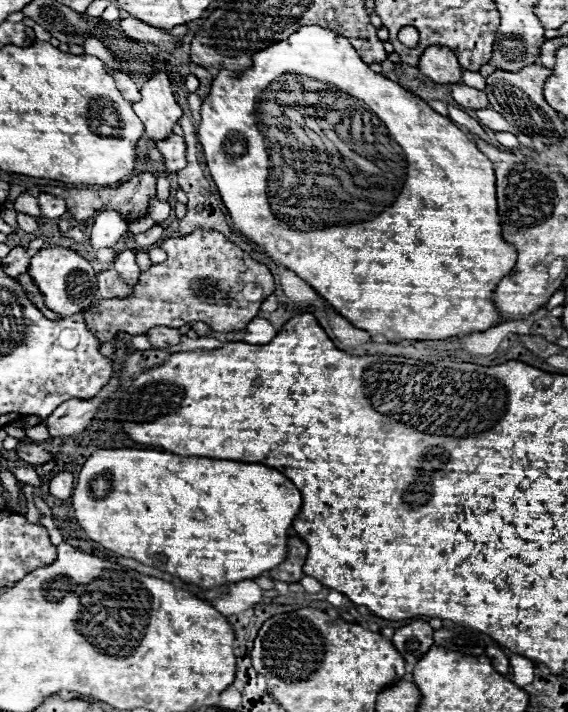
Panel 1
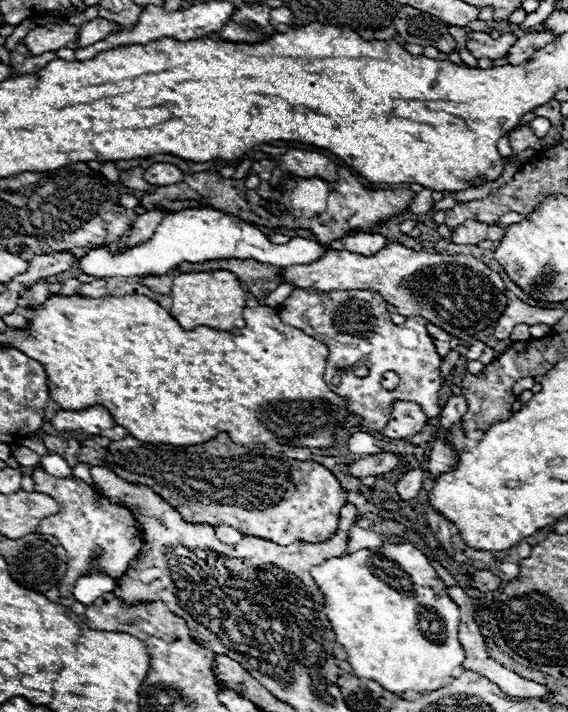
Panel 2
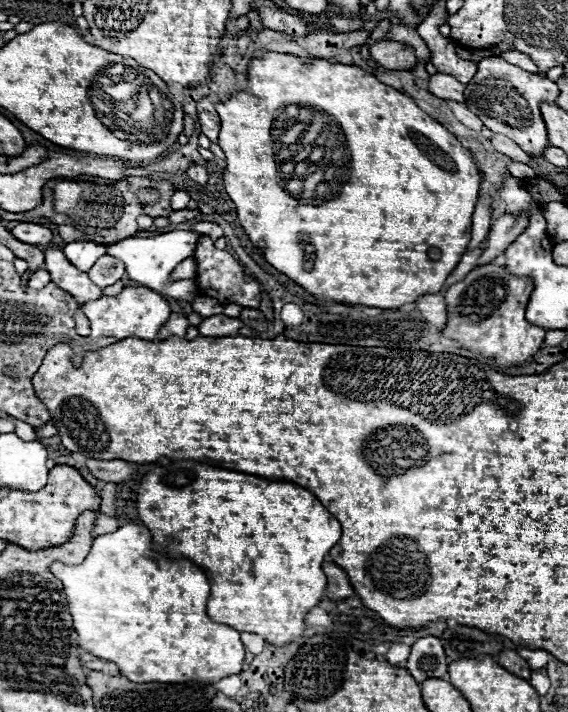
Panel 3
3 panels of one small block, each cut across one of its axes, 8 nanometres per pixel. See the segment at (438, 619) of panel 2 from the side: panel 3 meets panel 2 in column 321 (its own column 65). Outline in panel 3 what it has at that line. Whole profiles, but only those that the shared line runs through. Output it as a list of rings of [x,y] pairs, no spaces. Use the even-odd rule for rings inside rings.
[[[124,524],[120,526],[116,532],[110,532],[110,534],[102,534],[98,536],[98,540],[94,540],[86,560],[78,566],[70,566],[70,564],[62,564],[62,562],[54,562],[52,564],[52,574],[56,578],[62,580],[64,584],[64,592],[68,596],[68,606],[70,606],[70,614],[74,618],[74,630],[78,632],[78,644],[80,648],[92,652],[94,656],[102,658],[102,660],[110,660],[114,664],[118,664],[120,672],[132,680],[132,682],[190,682],[190,680],[200,680],[200,682],[218,682],[230,674],[238,674],[242,670],[242,664],[244,664],[244,646],[242,646],[242,640],[240,640],[240,632],[226,626],[226,624],[218,624],[218,622],[212,622],[206,614],[206,602],[208,602],[208,596],[210,596],[210,584],[208,584],[208,578],[204,574],[204,570],[194,564],[192,560],[186,560],[186,558],[168,558],[166,554],[154,550],[152,546],[152,534],[146,526],[142,524]]]

